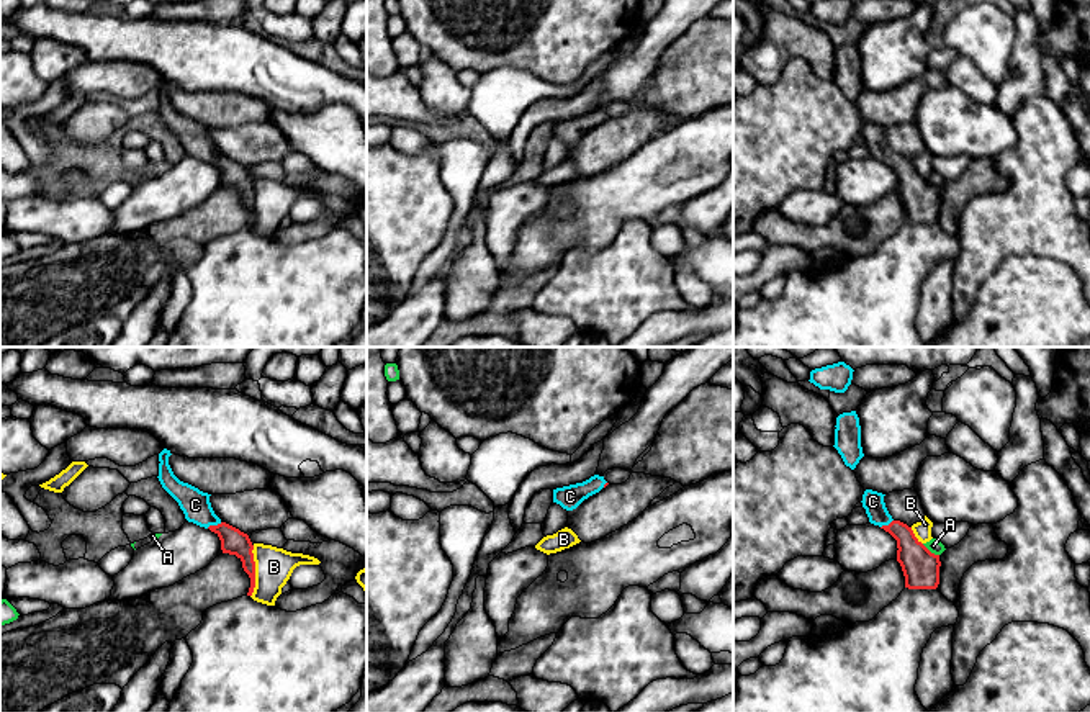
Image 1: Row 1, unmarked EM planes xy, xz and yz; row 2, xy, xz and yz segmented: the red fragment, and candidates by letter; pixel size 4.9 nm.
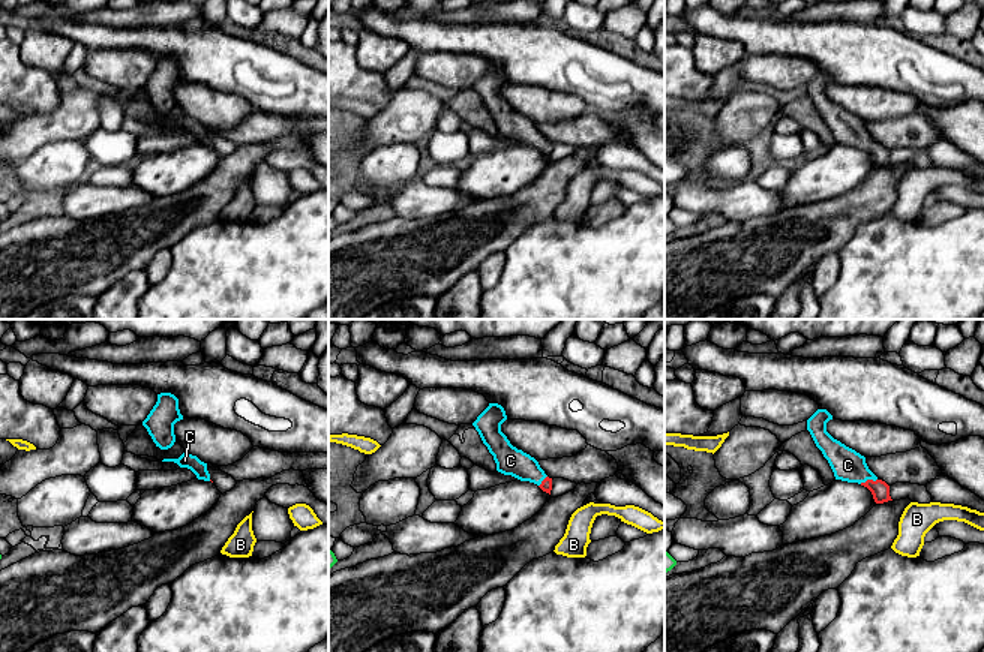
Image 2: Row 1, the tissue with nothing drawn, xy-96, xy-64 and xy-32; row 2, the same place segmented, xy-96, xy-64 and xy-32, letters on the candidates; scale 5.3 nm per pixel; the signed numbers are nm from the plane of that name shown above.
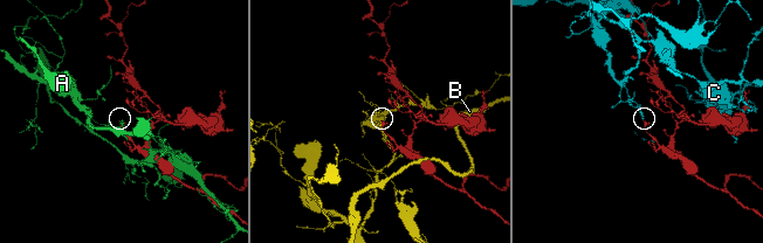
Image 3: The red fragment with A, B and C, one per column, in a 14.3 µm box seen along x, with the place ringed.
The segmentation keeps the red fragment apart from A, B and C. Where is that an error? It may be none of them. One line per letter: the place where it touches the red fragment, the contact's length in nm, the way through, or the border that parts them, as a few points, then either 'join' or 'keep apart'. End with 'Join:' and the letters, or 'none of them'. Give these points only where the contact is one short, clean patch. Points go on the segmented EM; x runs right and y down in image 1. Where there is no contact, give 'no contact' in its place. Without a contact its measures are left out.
A: meets red in yz at (928, 550); contact 110 nm long; keep apart
B: meets red in xy at (254, 572); contact 260 nm long; keep apart
C: meets red in xy at (213, 526); contact 80 nm long; keep apart
Join: none of them

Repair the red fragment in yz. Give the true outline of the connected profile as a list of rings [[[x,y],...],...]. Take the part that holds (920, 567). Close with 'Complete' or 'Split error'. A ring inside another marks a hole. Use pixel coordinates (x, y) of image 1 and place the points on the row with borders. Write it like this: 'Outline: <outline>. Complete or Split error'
Outline: [[[900,520],[882,525],[897,540],[897,561],[908,589],[936,589],[939,584],[939,555],[931,553],[913,534],[912,527]]]. Complete

